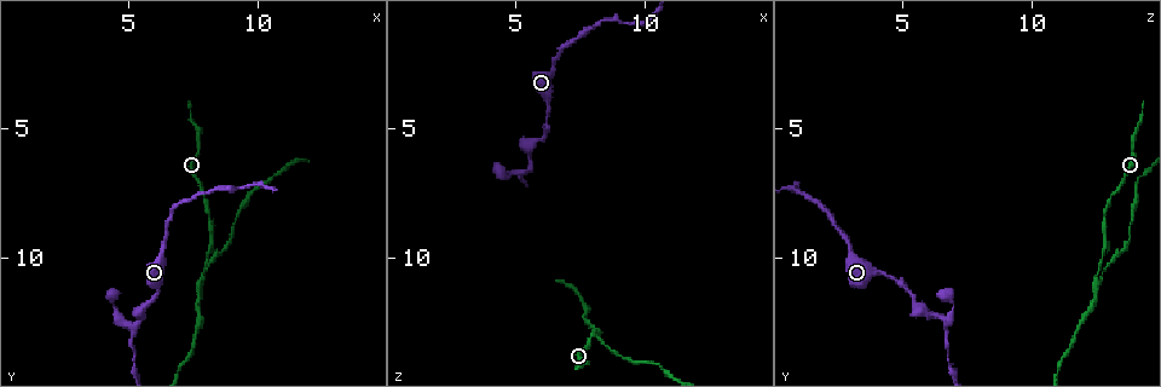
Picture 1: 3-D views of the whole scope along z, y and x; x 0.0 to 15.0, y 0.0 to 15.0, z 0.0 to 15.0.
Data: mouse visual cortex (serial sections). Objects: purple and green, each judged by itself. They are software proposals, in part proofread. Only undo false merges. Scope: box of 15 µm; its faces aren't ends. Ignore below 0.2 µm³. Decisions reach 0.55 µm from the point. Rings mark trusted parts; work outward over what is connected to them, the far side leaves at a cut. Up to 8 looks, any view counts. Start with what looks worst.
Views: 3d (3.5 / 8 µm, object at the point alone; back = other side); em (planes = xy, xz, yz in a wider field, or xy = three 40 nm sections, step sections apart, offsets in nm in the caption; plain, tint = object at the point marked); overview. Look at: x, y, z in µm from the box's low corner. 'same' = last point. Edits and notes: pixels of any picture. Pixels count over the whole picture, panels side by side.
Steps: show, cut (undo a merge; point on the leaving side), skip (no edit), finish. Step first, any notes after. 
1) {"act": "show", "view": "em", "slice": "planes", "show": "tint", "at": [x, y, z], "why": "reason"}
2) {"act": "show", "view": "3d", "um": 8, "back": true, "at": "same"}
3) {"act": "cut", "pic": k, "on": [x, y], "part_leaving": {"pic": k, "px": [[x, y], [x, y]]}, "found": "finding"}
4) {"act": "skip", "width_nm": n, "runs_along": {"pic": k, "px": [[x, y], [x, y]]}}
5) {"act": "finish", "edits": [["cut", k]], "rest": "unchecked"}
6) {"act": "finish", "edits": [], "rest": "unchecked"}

{"act": "show", "view": "3d", "um": 3.5, "at": [7.8, 10.8, 12.5], "why": "arms part here"}

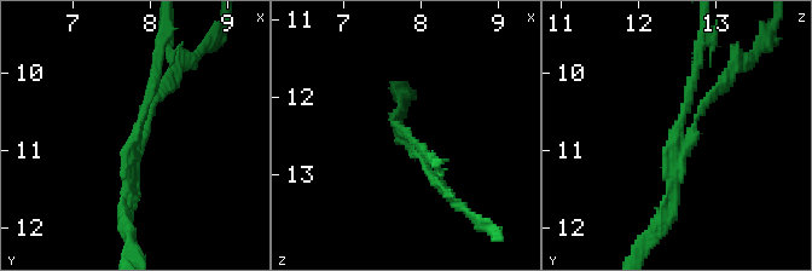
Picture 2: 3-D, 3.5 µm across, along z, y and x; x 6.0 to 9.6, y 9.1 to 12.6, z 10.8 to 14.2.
{"act": "show", "view": "em", "slice": "xy", "step": 1, "show": "tint", "at": [7.85, 10.80, 12.55]}

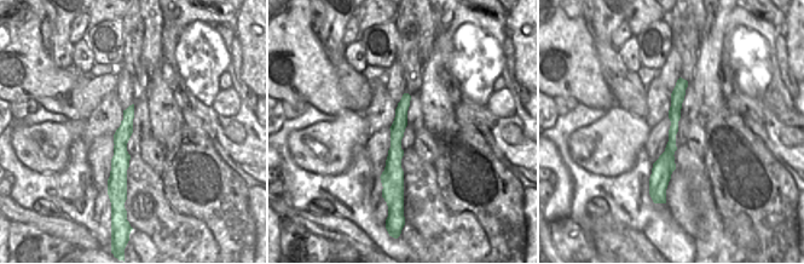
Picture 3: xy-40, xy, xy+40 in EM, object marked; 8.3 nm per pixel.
{"act": "cut", "pic": 2, "on": [708, 99], "found": "a second cell is stuck on"}

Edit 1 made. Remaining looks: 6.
{"act": "show", "view": "3d", "um": 3.5, "at": [5.6, 12.4, 6.6], "why": "sharp bend"}

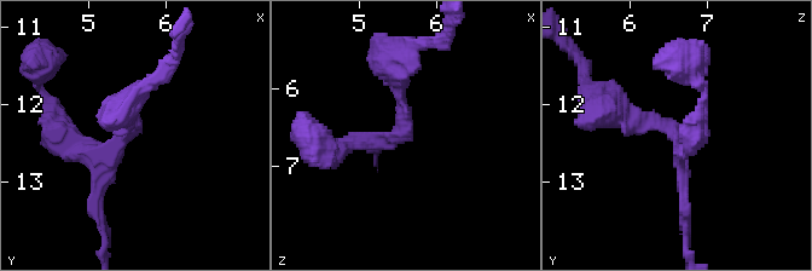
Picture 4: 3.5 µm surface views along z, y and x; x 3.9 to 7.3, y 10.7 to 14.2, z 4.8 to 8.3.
{"act": "show", "view": "em", "slice": "planes", "show": "tint", "at": [5.55, 12.30, 6.55]}

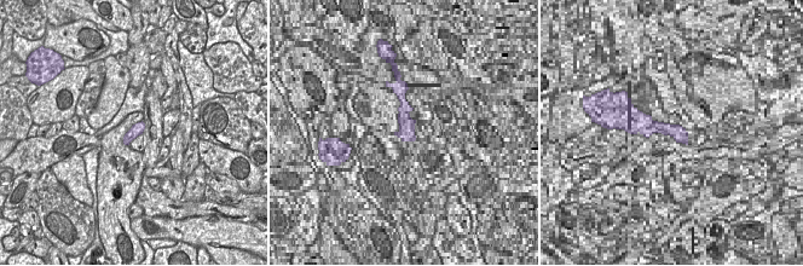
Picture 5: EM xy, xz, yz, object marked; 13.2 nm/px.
{"act": "skip", "runs_along": {"pic": 4, "px": [[401, 65], [405, 131], [335, 153]]}, "found": "all the same cell"}

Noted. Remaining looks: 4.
{"act": "show", "view": "3d", "um": 3.5, "at": [6.4, 9.6, 2.9], "why": "sudden change in width"}

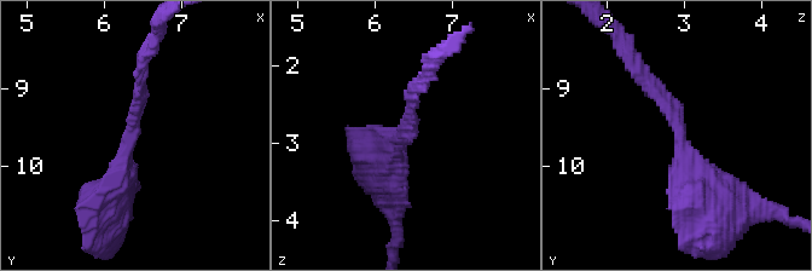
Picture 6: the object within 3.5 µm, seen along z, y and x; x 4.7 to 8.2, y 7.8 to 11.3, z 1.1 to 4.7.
{"act": "show", "view": "em", "slice": "planes", "show": "tint", "at": [6.30, 9.65, 3.00], "arm_widths_nm": [150, 500]}

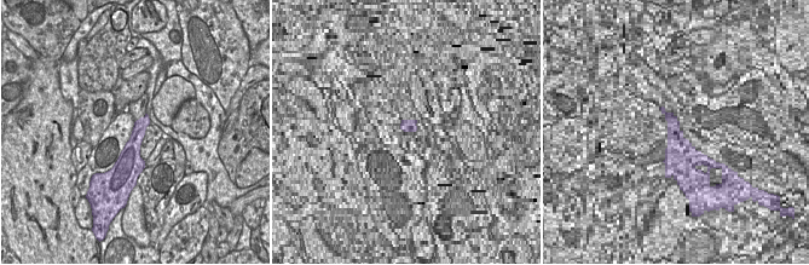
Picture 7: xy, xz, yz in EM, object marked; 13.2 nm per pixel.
{"act": "skip", "found": "all the same cell"}

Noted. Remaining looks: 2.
{"act": "finish", "edits": [["cut", 2]], "rest": "unchecked"}

